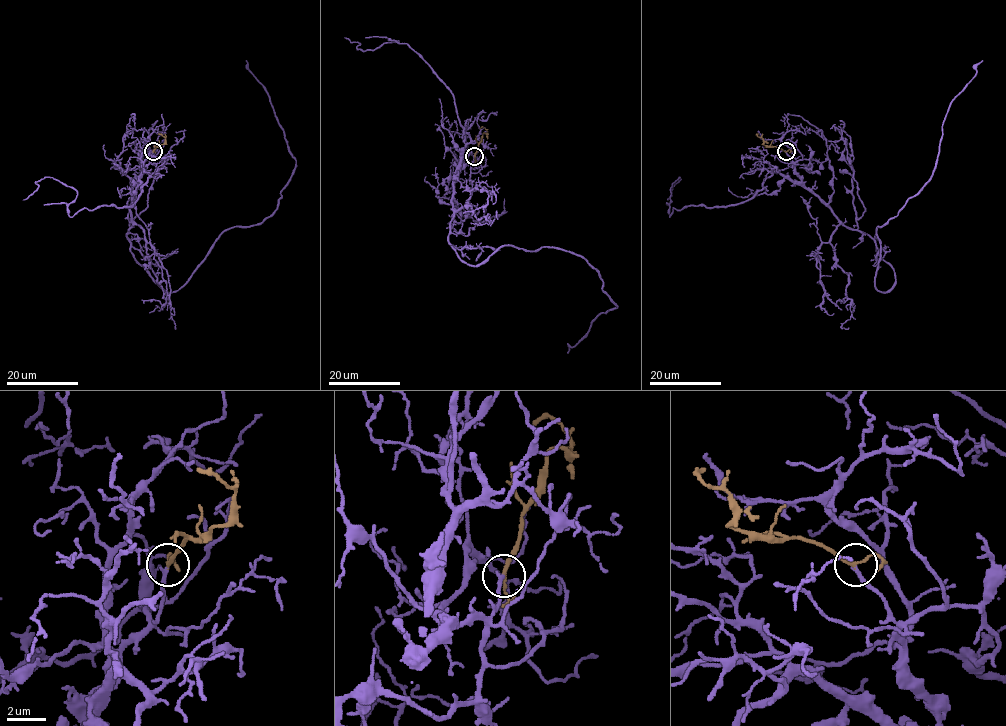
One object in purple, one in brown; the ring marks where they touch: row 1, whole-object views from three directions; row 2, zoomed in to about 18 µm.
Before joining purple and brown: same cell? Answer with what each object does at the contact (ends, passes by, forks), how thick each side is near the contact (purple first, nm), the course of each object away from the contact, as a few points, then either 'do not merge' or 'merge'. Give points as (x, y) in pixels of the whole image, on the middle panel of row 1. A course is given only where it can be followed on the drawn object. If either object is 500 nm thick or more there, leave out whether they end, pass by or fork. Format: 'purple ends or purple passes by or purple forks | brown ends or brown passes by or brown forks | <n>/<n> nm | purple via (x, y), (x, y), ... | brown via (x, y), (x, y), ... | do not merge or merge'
purple ends | brown passes by | 200/160 nm | purple via (474, 156), (451, 199), (448, 242), (464, 262), (503, 246), (562, 248), (617, 306), (568, 353) | brown via (474, 156), (482, 134), (486, 132), (483, 127), (480, 128) | merge

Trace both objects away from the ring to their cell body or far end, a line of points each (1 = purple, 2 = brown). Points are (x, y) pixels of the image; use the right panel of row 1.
1: (785, 151), (872, 238), (895, 274), (886, 292), (878, 226), (929, 180), (950, 103), (983, 60)
2: (785, 151), (762, 144), (758, 133)

